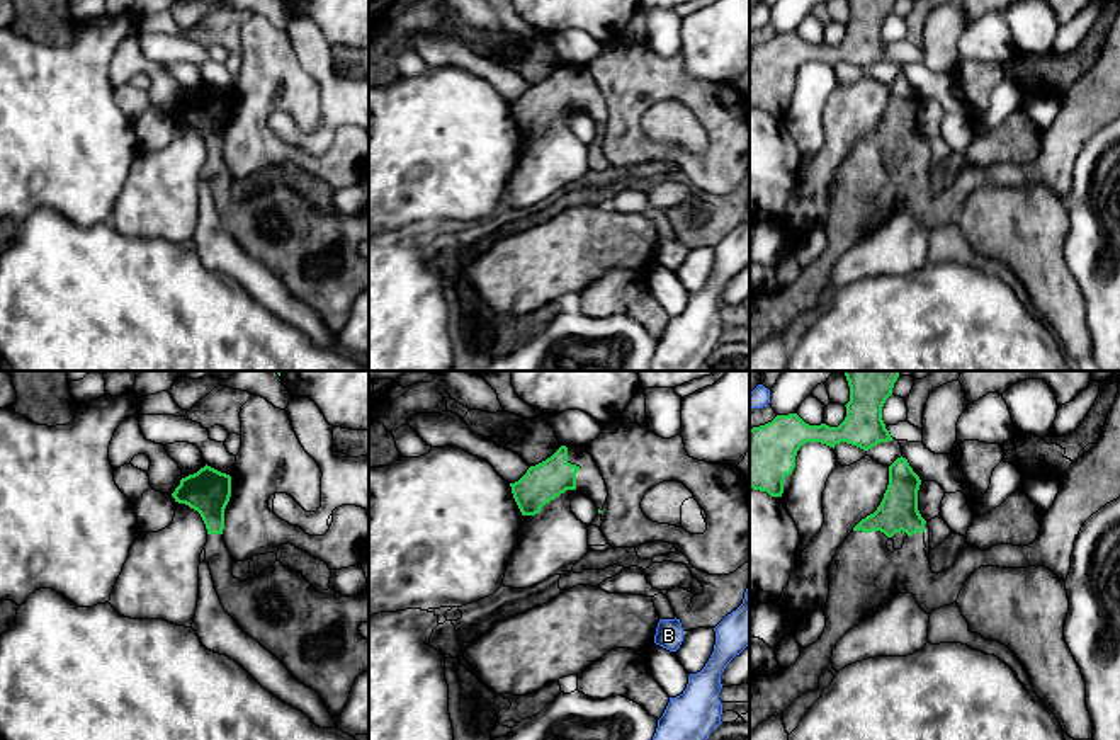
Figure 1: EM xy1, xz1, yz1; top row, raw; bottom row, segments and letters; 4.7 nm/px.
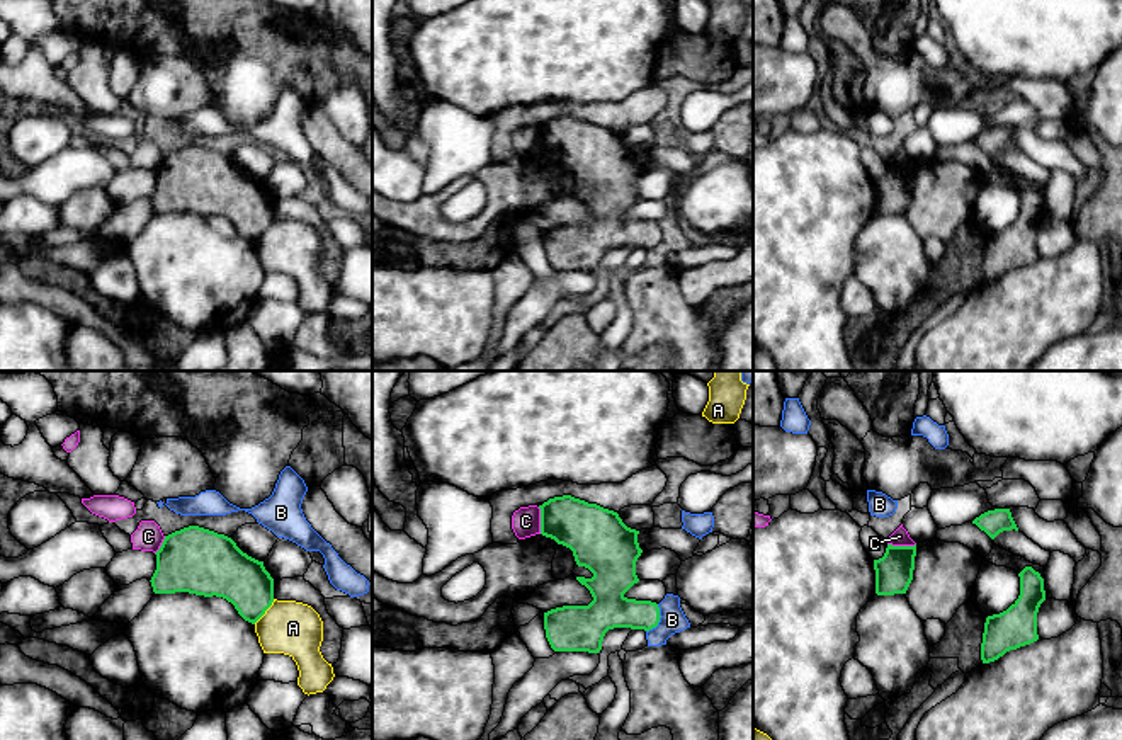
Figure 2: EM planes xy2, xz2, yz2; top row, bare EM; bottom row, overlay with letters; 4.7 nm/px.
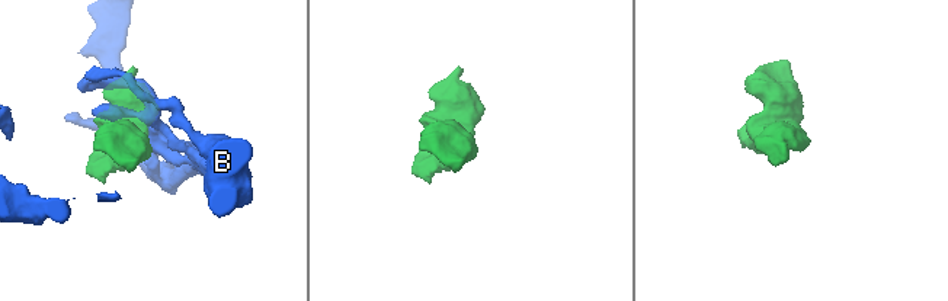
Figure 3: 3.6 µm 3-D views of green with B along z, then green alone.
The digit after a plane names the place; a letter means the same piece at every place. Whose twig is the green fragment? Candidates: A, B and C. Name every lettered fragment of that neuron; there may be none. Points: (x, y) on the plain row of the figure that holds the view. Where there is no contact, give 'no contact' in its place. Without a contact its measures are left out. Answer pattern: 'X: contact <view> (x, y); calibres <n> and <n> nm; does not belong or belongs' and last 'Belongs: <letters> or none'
A: contact xy2 (266, 228); calibres 240 and 260 nm; does not belong
B: contact xz2 (658, 239); calibres 180 and 120 nm; does not belong
C: contact yz2 (901, 165); calibres 180 and 80 nm; does not belong
Belongs: none

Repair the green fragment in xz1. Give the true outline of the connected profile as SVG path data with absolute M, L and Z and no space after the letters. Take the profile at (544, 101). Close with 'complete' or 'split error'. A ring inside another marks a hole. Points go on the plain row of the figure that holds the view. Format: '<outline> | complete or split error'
M561 65L551 77L530 85L510 105L522 134L539 133L546 122L566 109L586 114L600 129L608 116L600 87L581 65Z | split error

